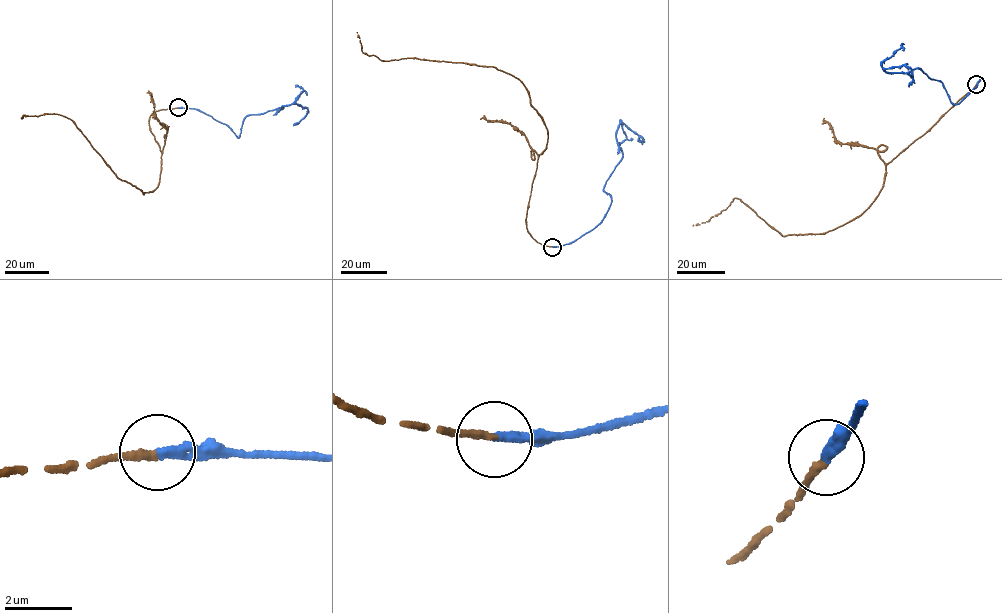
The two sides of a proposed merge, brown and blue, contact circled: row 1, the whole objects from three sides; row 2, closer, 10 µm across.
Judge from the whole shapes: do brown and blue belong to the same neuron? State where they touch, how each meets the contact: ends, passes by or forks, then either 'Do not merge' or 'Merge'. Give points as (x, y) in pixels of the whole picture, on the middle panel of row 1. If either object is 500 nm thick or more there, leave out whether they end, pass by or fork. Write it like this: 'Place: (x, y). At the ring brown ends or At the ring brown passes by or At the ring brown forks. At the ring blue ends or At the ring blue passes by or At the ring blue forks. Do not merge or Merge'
Place: (552, 247). At the ring brown ends. At the ring blue ends. Merge

